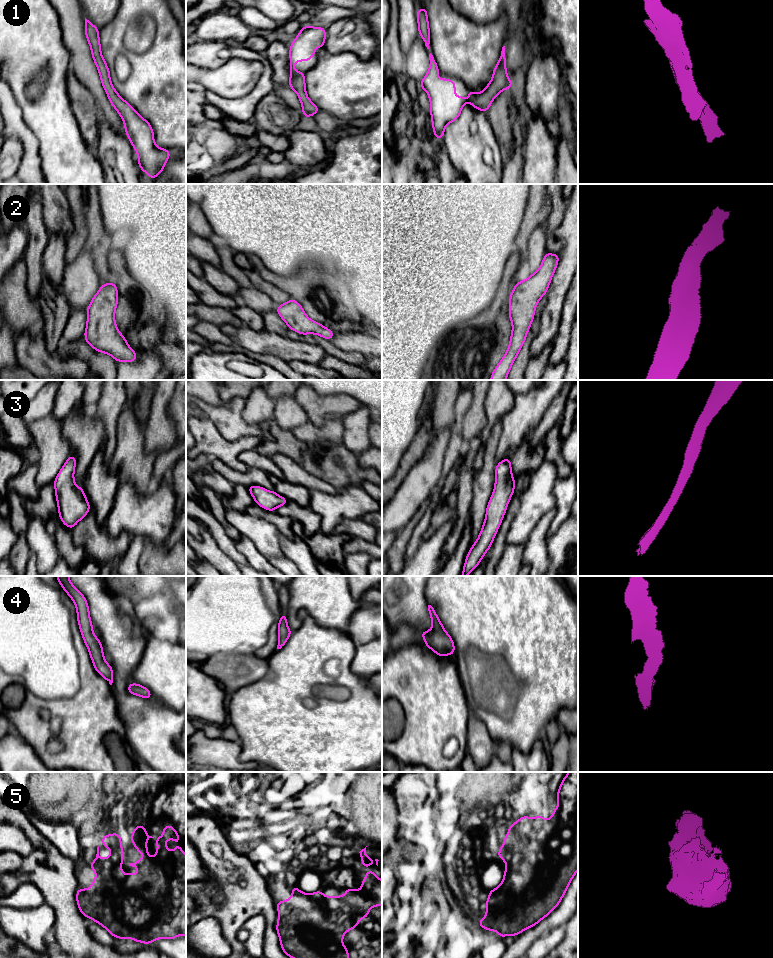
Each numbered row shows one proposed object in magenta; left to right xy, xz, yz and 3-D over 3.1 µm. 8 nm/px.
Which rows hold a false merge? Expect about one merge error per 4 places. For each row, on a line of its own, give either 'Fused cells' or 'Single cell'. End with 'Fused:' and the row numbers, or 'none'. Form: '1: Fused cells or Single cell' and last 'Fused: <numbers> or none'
1: Single cell
2: Single cell
3: Single cell
4: Single cell
5: Single cell
Fused: none

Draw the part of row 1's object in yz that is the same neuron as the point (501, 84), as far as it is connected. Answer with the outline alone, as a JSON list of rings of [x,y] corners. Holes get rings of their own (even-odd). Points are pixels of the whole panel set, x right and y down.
[[[505,46],[502,47],[499,62],[493,70],[491,81],[480,93],[469,90],[469,99],[455,96],[456,85],[453,79],[440,79],[440,71],[433,55],[429,54],[430,66],[427,74],[419,84],[430,100],[430,114],[435,137],[442,140],[447,124],[459,118],[461,110],[466,103],[483,112],[488,111],[492,101],[503,90],[513,86],[506,70]]]

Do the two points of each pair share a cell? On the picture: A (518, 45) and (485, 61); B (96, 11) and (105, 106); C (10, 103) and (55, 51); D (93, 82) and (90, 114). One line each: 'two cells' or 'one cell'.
A: two cells
B: two cells
C: two cells
D: two cells

